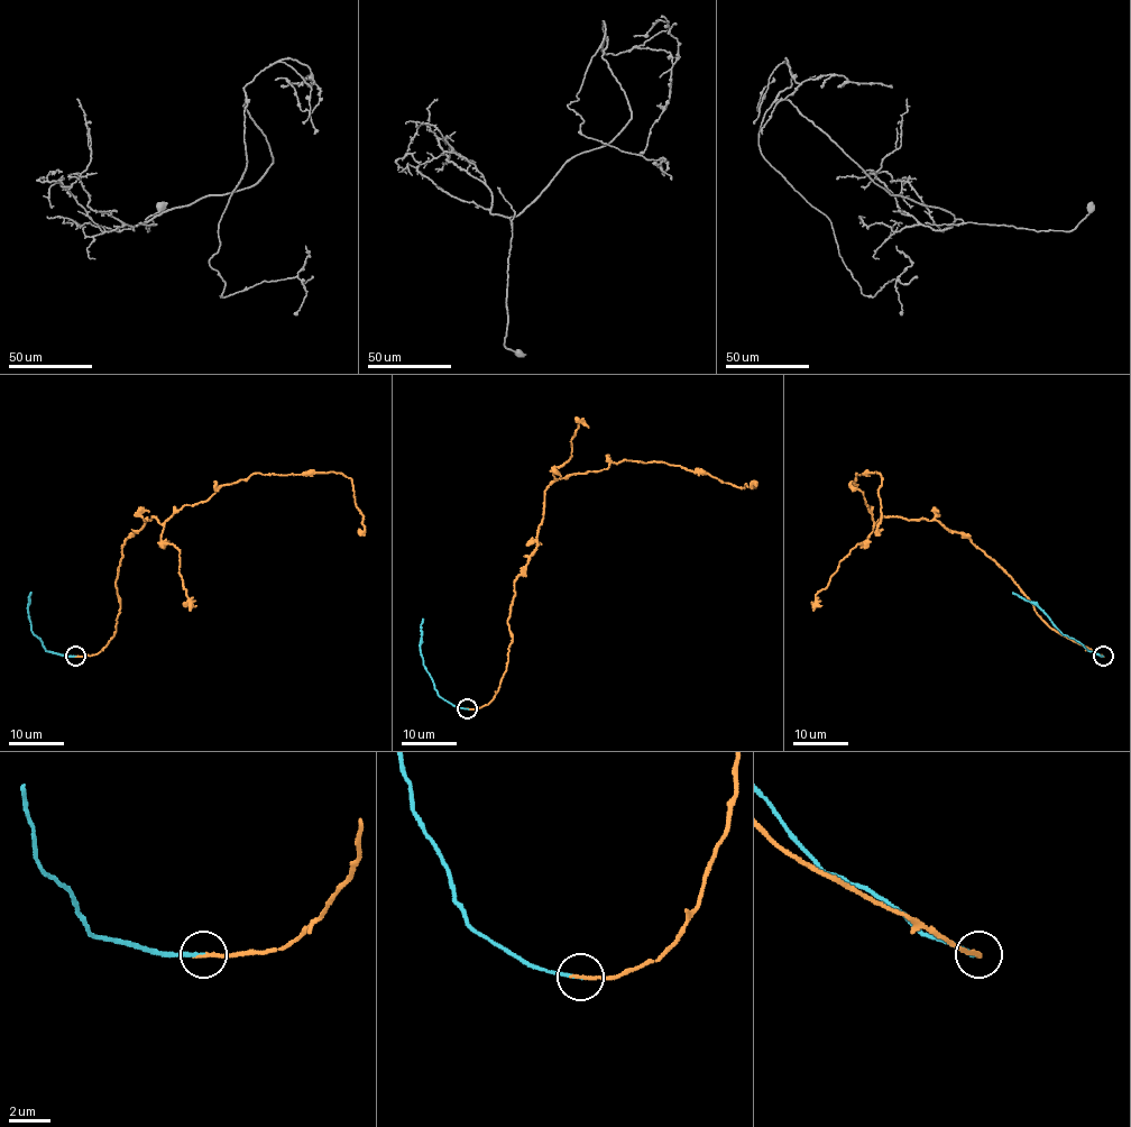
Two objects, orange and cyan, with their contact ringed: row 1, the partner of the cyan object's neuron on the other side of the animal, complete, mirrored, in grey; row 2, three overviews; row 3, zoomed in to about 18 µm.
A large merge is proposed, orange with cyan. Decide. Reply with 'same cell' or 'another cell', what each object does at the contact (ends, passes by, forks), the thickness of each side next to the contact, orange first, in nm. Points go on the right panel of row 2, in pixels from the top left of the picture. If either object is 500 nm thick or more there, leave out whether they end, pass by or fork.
same cell; orange ends there; cyan ends there; 180 nm thick on the orange side, 160 nm on the other

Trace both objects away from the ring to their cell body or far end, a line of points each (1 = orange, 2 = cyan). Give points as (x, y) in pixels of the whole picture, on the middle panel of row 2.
1: (467, 709), (498, 688), (515, 580), (554, 482), (624, 460), (743, 487), (752, 480)
2: (467, 709), (453, 706), (439, 694), (424, 668), (421, 642), (423, 619)

